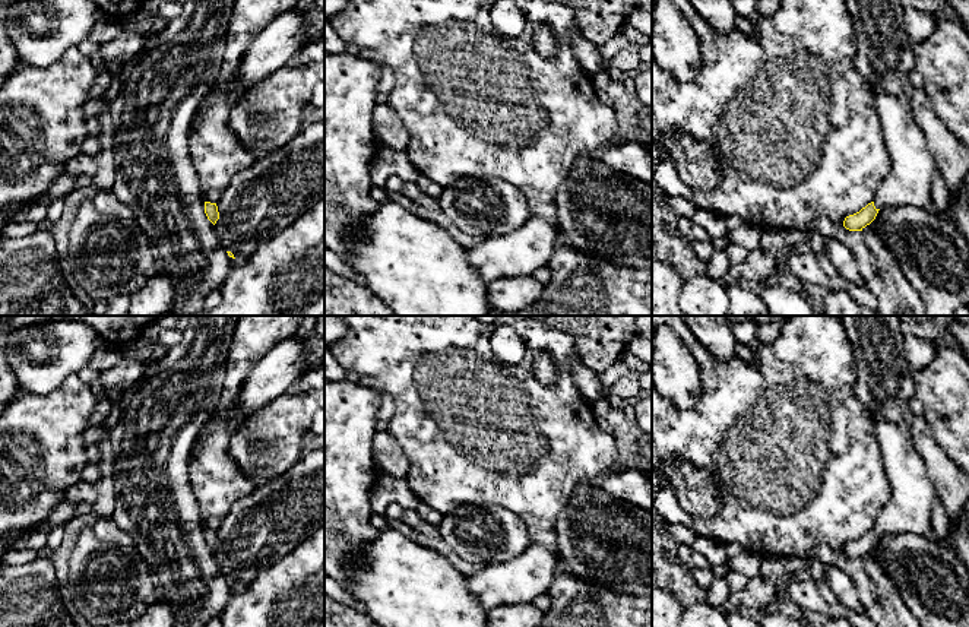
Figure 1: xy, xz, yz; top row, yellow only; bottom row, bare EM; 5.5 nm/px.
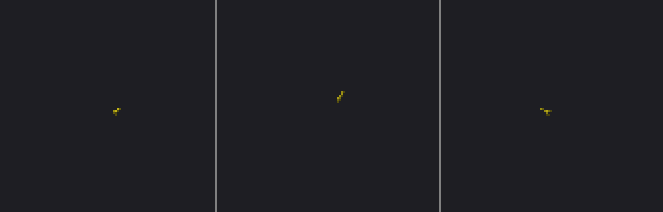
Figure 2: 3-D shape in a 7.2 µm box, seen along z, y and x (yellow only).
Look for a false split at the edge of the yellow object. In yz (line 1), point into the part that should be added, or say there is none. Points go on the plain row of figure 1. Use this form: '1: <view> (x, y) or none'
1: yz (909, 507)

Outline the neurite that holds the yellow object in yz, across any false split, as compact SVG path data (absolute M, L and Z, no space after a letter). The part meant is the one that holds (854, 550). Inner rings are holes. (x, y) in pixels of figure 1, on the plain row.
M883 418L874 419L874 436L890 485L890 498L874 528L845 545L843 554L849 558L862 558L886 533L906 532L927 536L932 529L934 487L927 478L911 436L900 428L900 424Z

